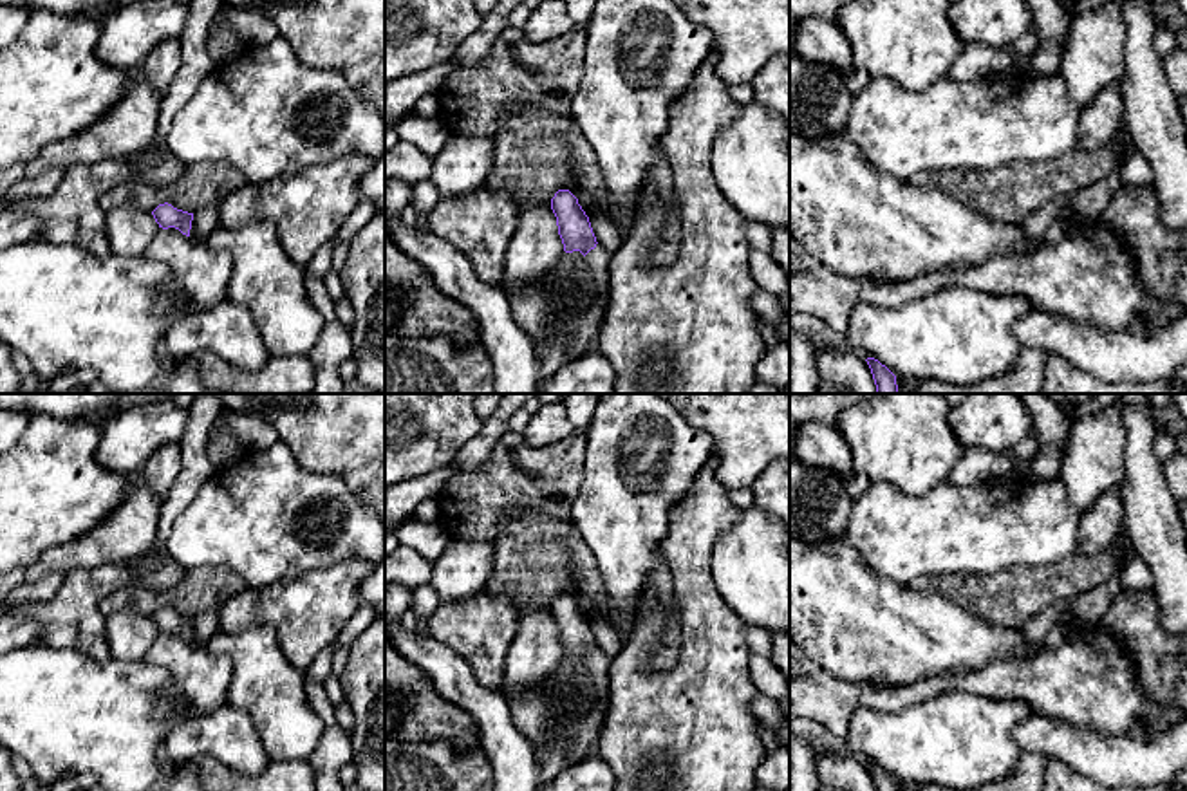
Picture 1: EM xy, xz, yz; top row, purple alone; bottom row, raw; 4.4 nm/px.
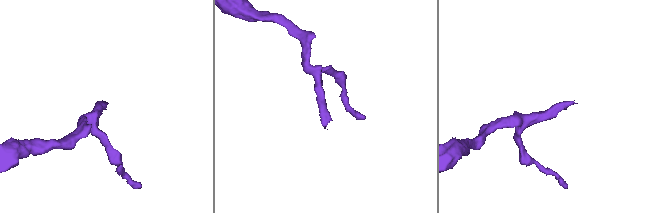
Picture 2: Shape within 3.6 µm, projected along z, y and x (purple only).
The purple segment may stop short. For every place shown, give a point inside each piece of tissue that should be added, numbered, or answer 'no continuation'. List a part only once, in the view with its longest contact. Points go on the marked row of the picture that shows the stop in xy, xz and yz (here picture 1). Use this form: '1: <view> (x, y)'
1: xz (597, 260)

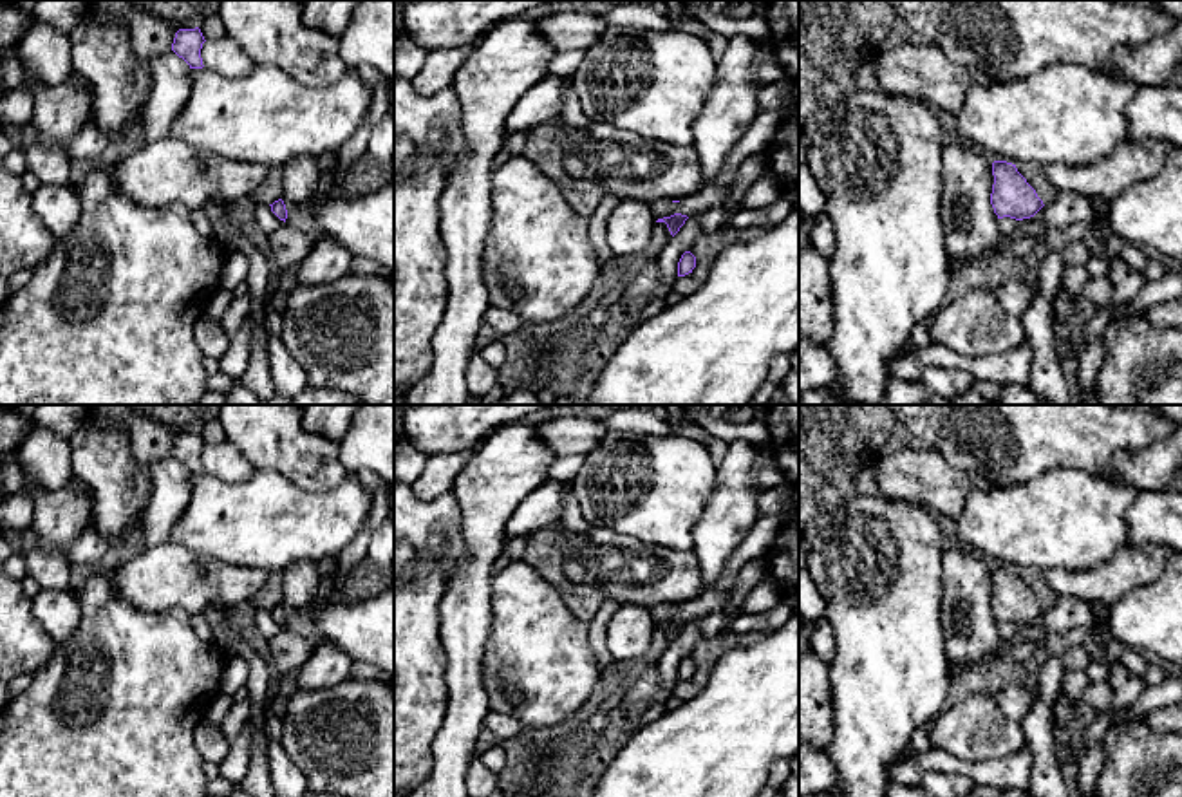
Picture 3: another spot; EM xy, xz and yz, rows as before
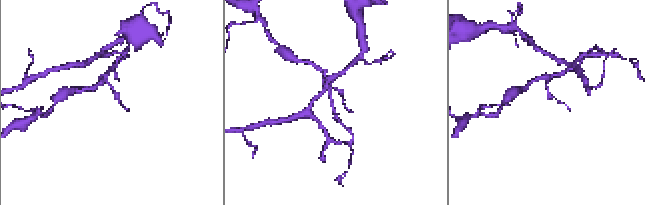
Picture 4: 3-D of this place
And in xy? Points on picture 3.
no continuation

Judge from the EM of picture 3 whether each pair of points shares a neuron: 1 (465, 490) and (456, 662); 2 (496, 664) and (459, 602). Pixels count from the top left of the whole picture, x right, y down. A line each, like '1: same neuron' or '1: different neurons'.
1: same neuron
2: different neurons

